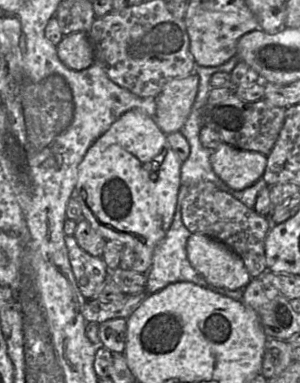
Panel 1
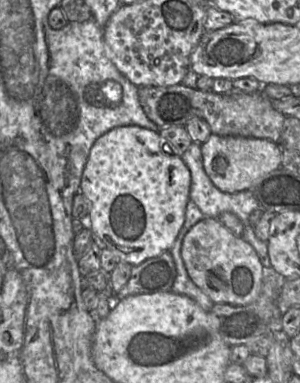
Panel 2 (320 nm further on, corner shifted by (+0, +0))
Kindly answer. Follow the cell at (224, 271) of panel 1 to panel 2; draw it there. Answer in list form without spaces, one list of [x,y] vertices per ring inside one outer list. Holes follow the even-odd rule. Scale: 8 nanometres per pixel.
[[[204,217],[186,233],[181,256],[187,273],[213,303],[246,306],[259,296],[263,266],[253,247],[235,236],[217,218]]]

